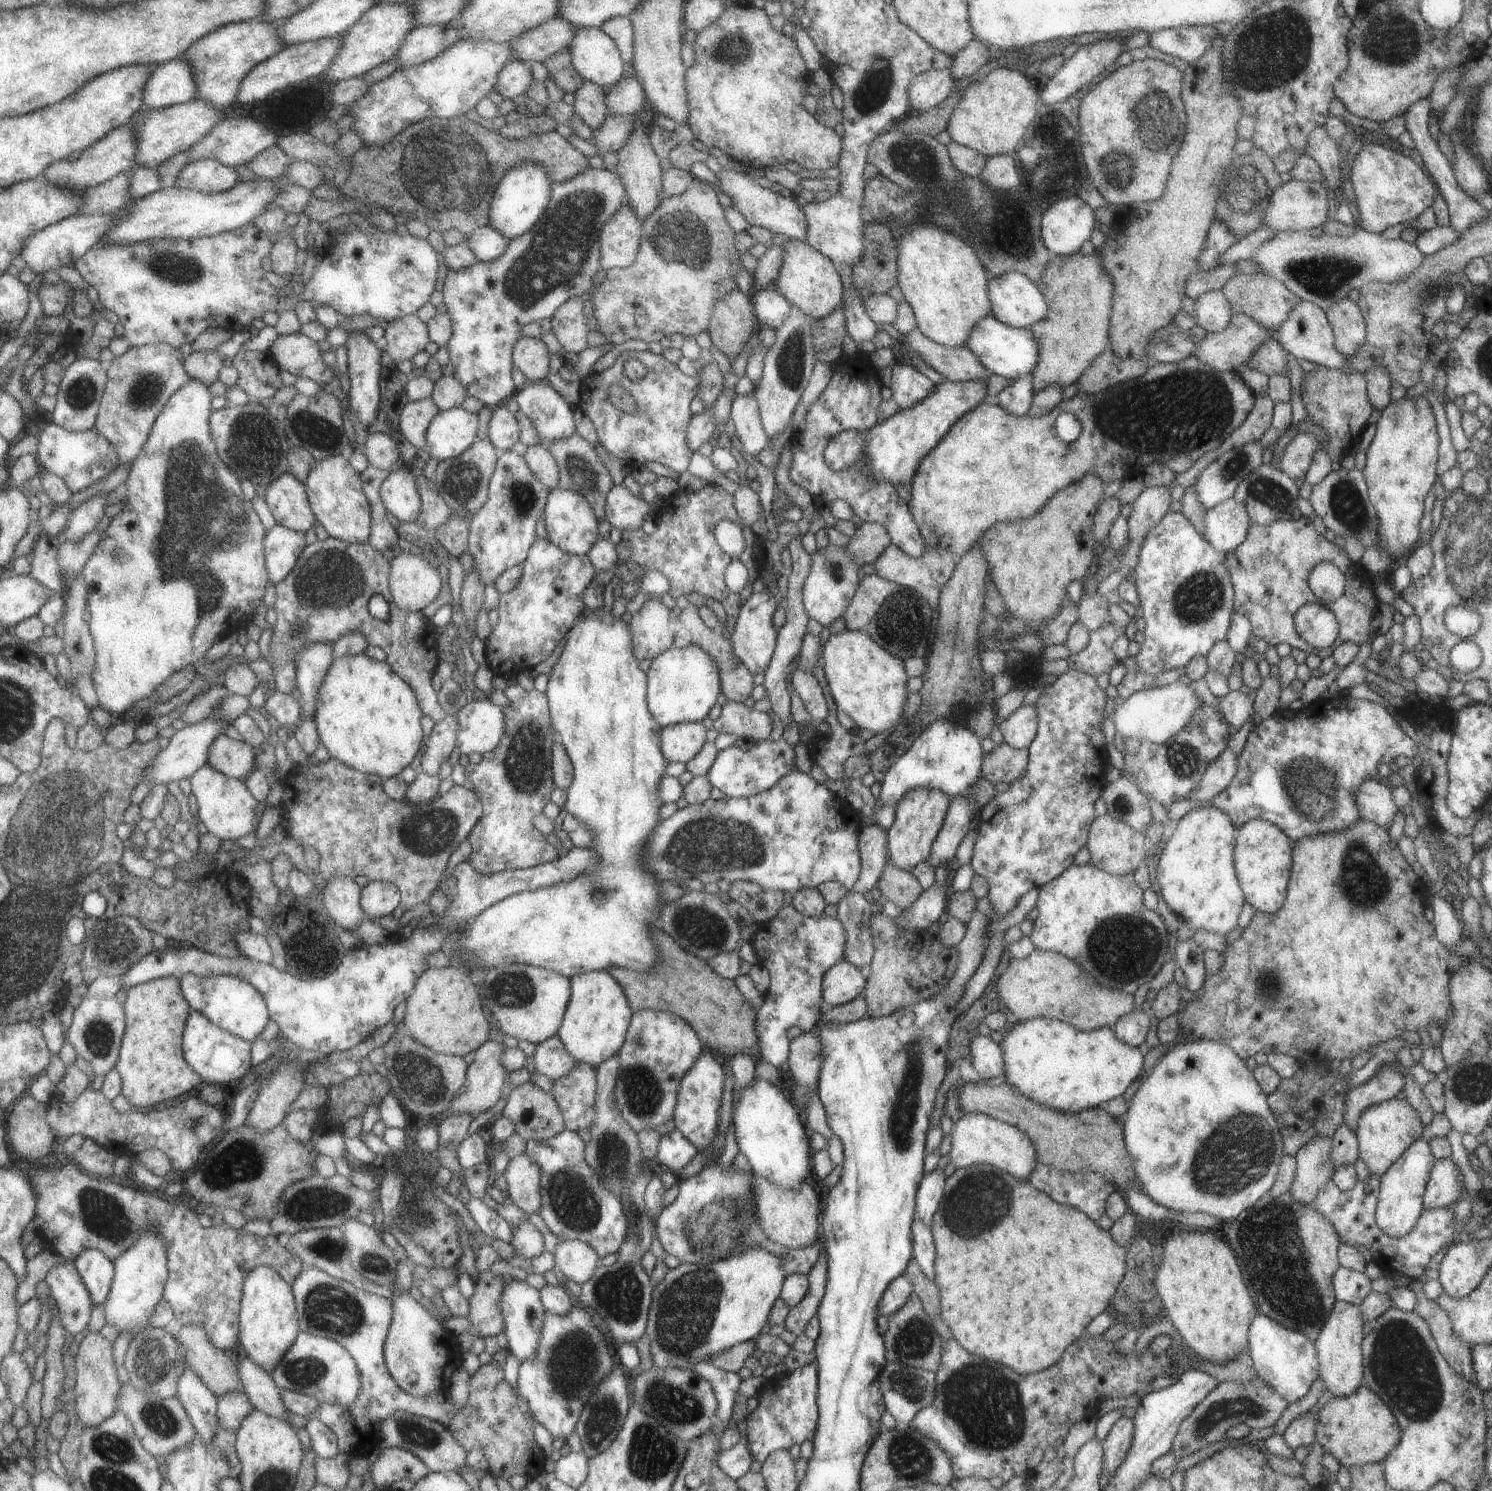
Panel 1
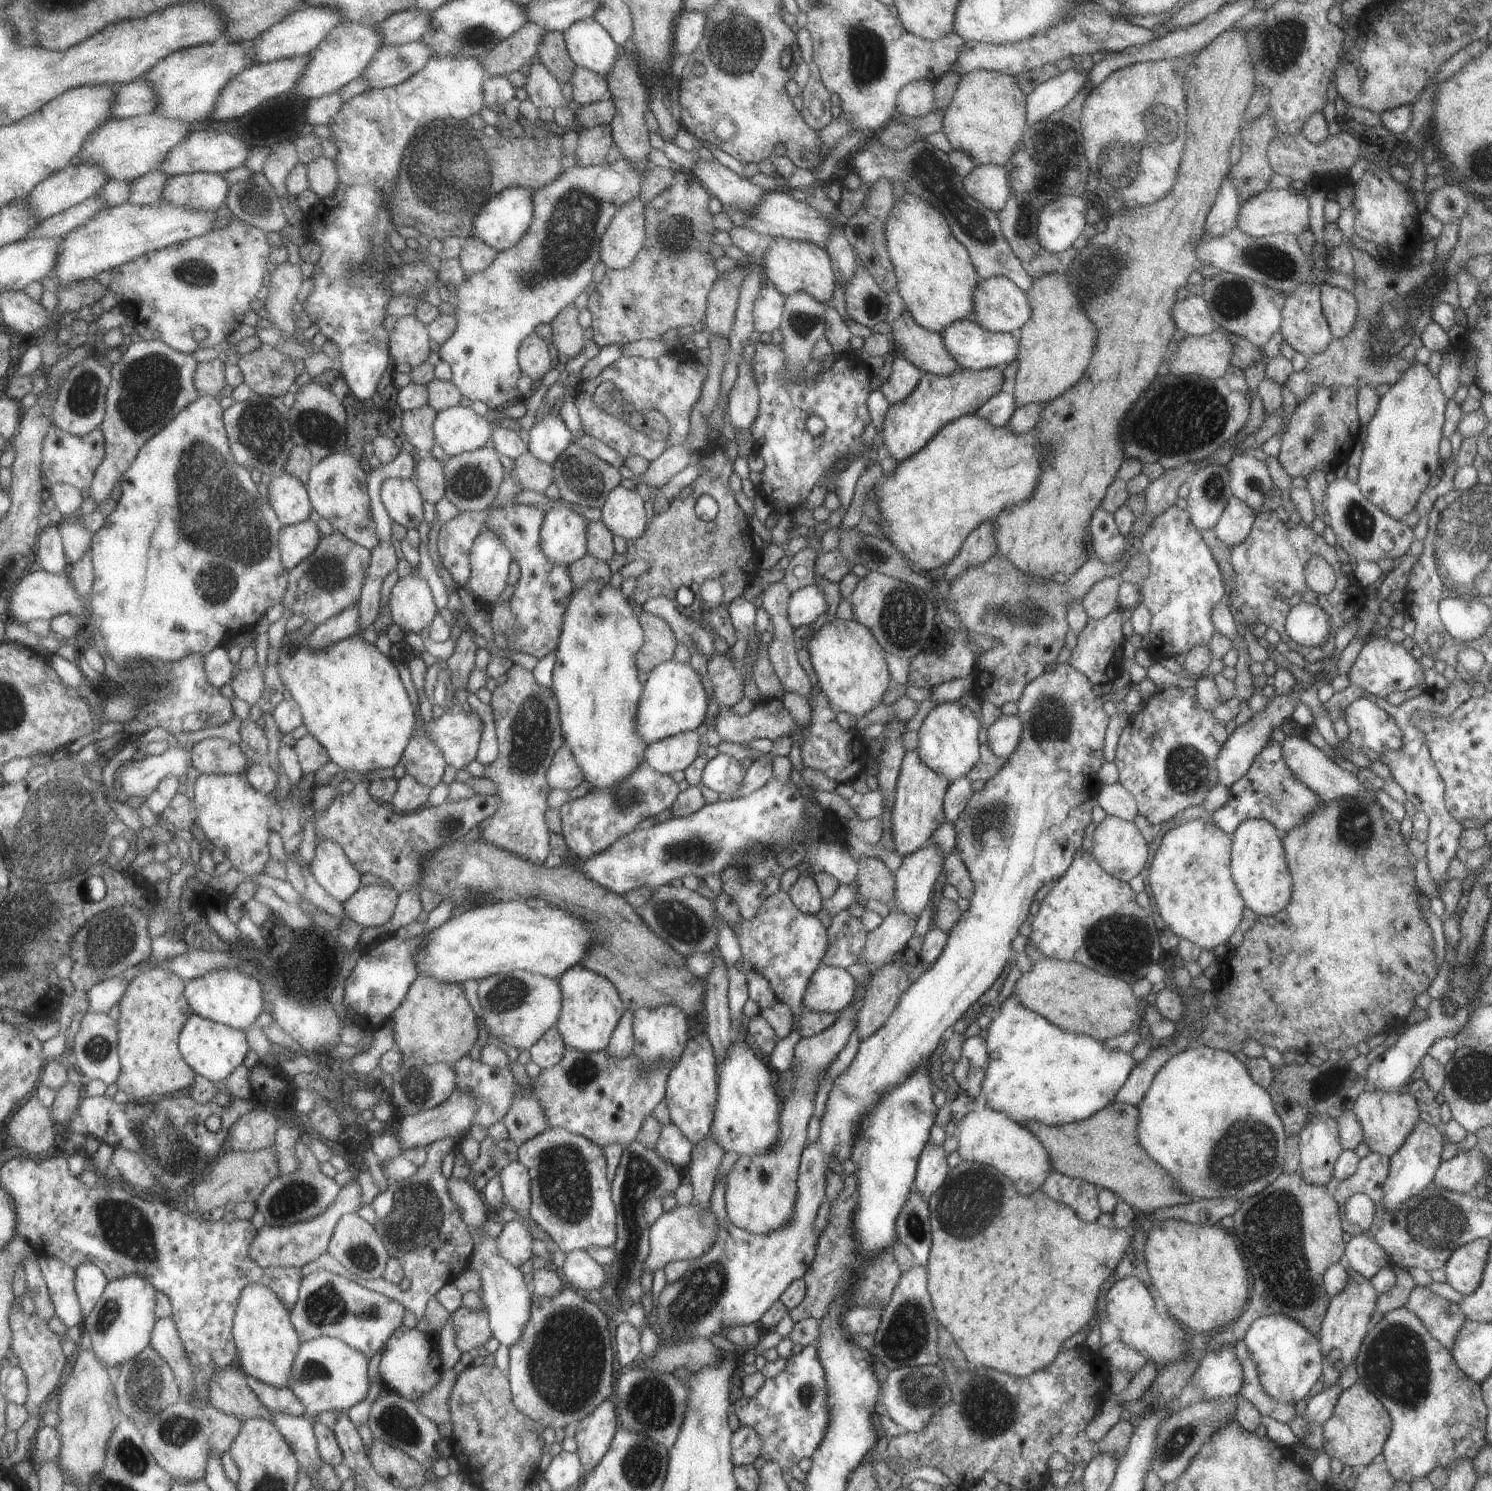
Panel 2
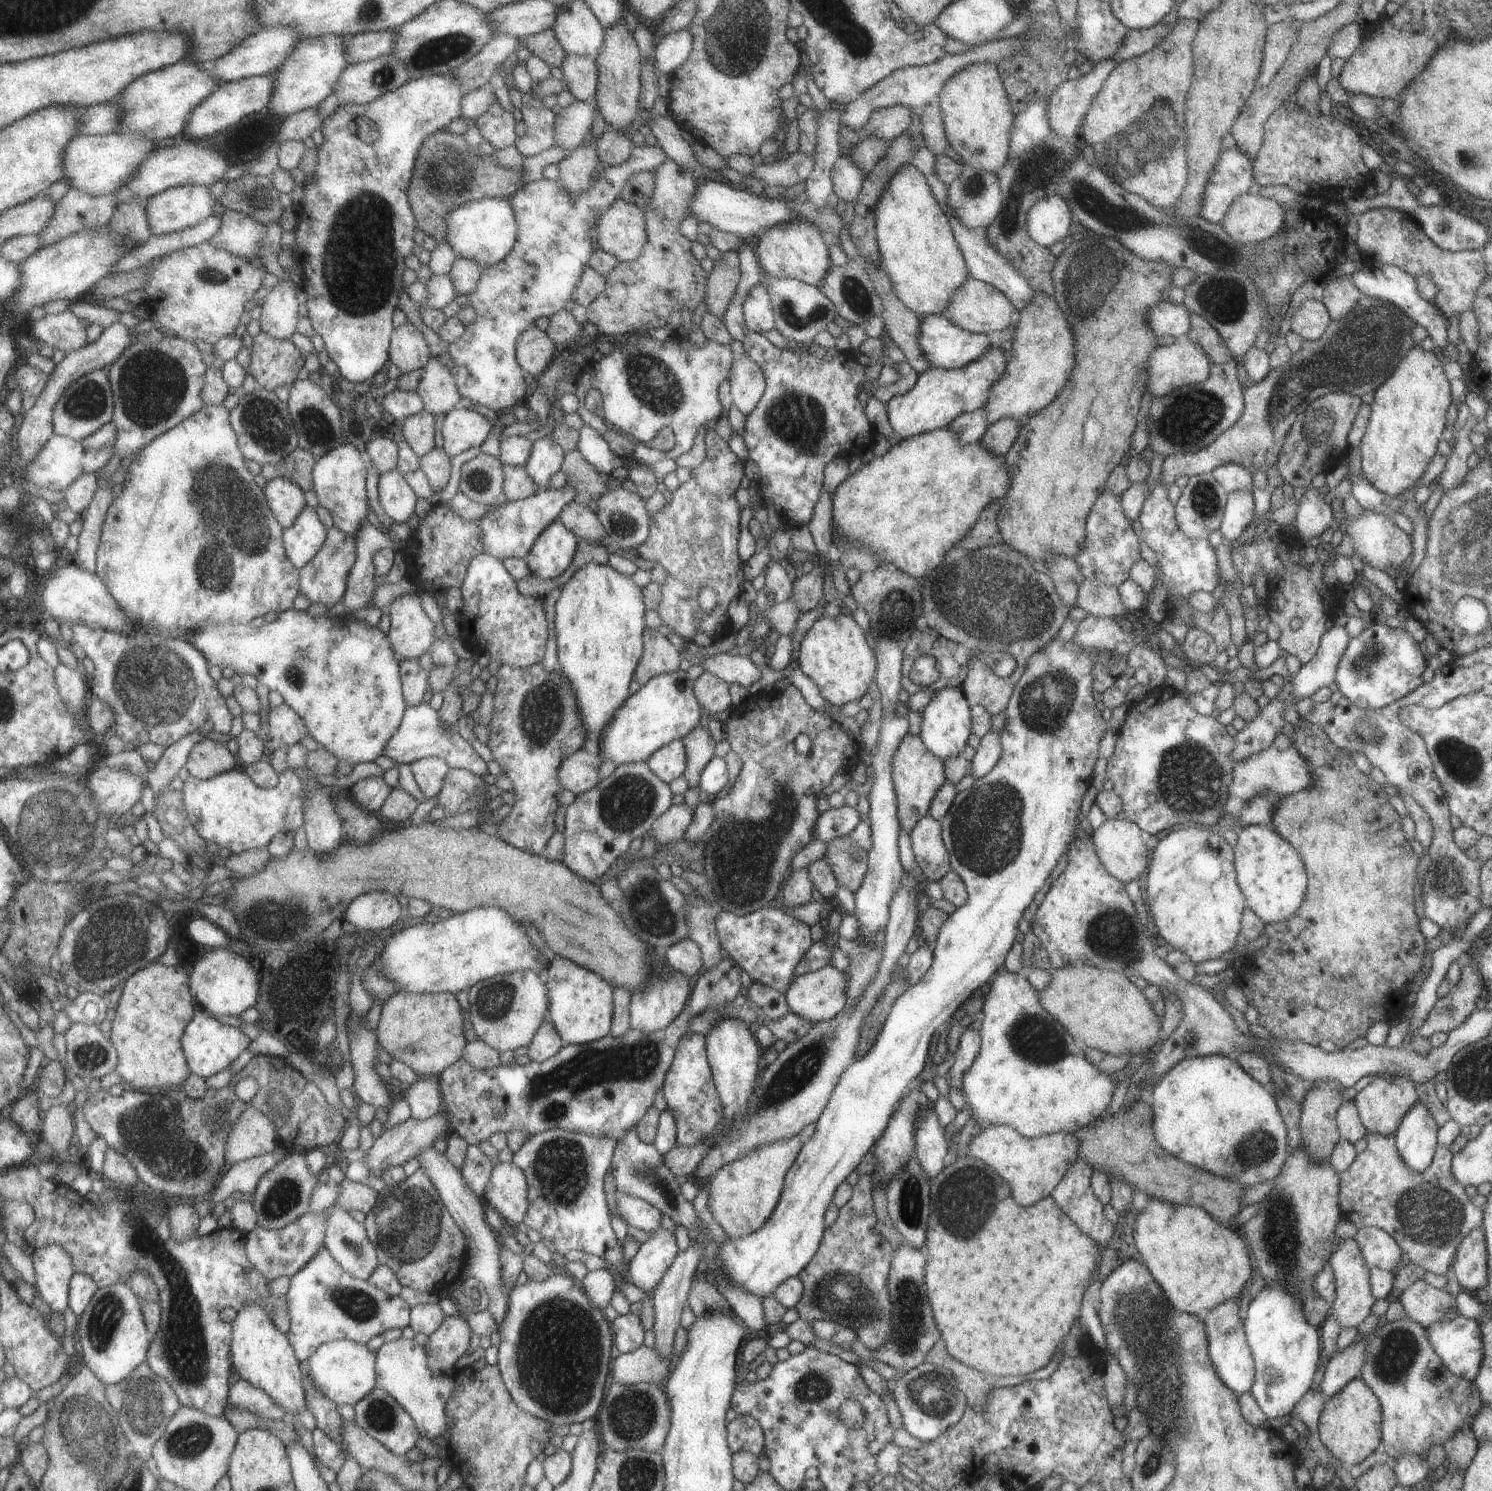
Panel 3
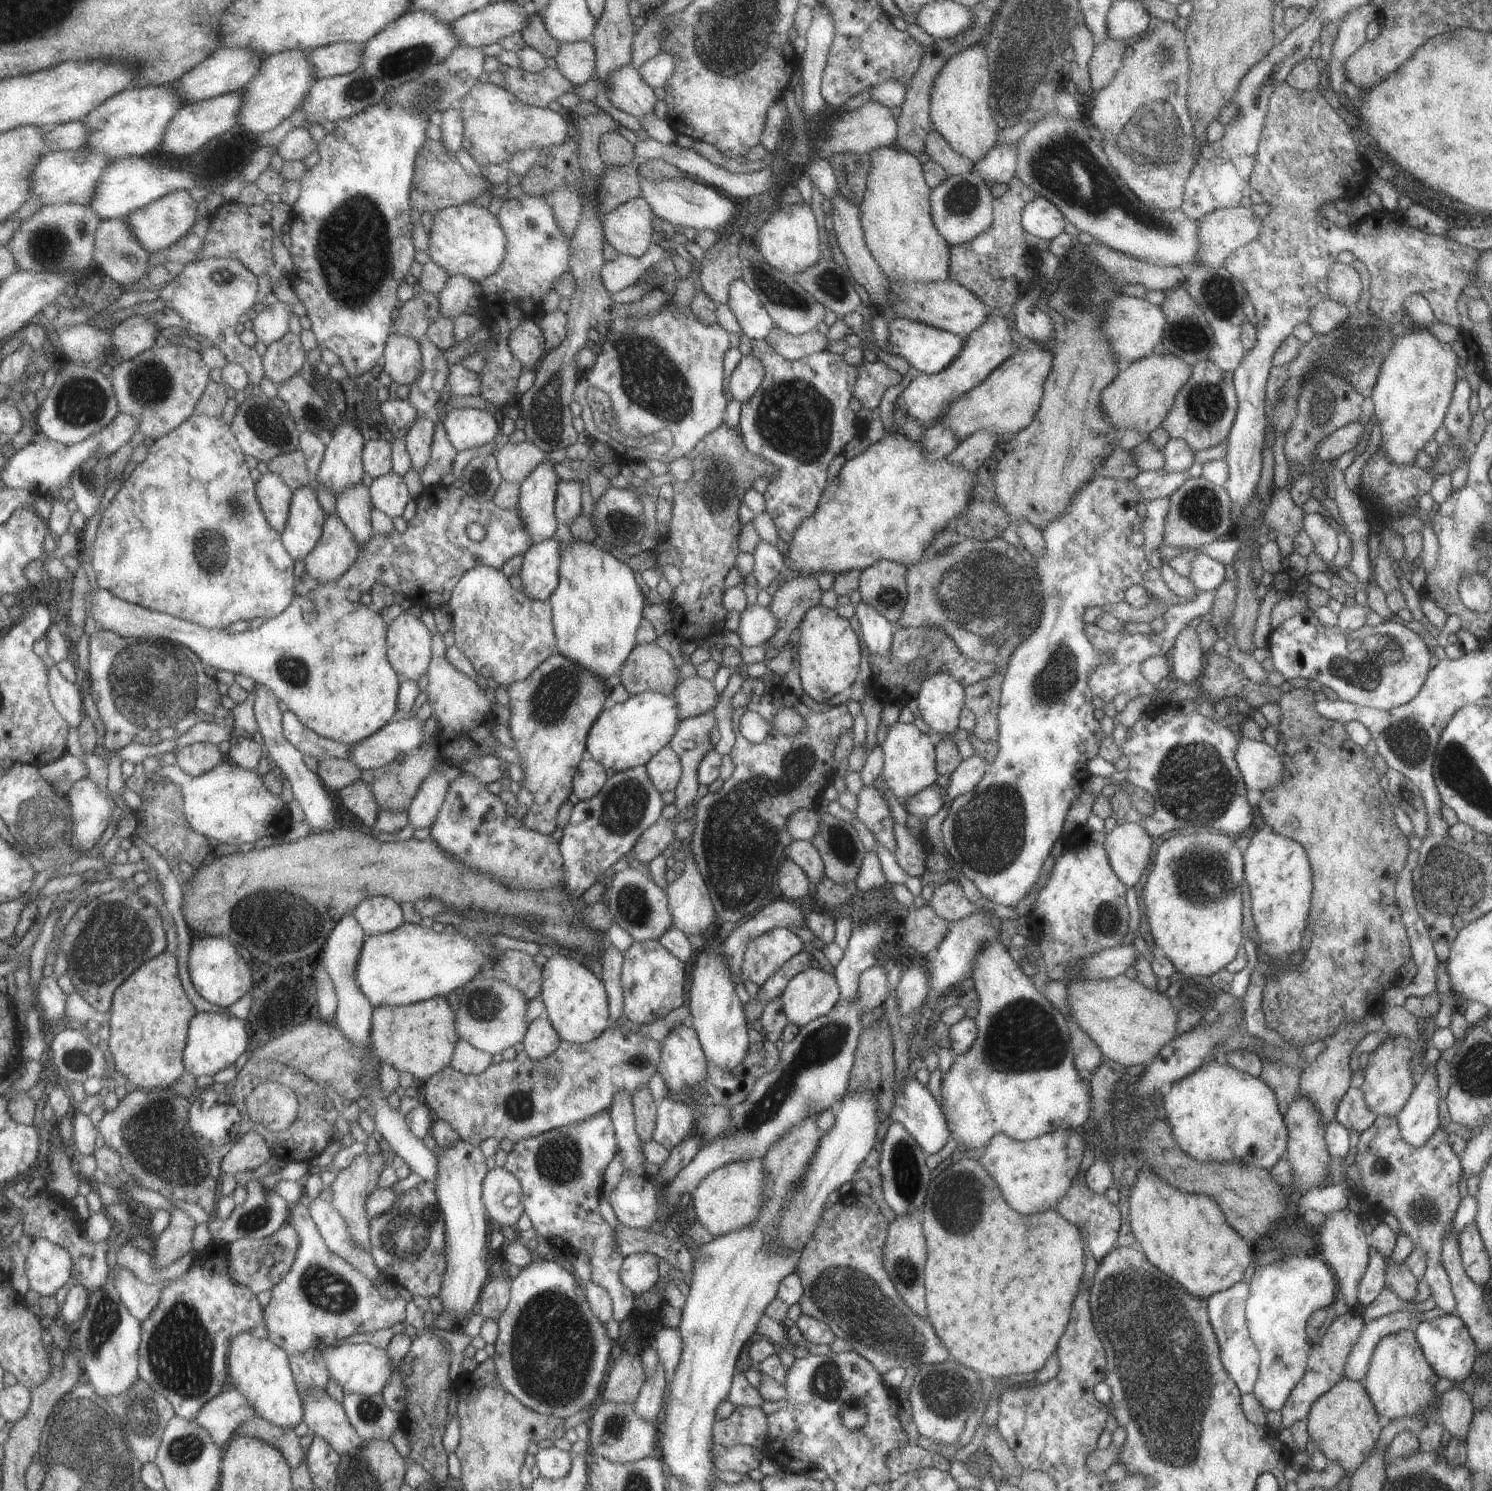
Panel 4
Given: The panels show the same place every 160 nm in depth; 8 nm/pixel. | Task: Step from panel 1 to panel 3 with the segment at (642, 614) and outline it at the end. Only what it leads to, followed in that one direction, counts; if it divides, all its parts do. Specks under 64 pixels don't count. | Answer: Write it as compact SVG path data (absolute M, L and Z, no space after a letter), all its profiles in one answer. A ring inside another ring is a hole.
M644 627L642 643L642 653L632 676L640 686L654 676L679 669L681 657L678 650L661 636L658 629Z

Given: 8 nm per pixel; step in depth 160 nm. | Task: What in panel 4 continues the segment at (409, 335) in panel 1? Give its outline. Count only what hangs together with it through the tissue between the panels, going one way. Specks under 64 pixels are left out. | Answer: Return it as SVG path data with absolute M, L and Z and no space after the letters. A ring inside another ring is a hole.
M399 333L391 334L383 356L383 370L392 381L411 386L419 380L424 356L420 341Z

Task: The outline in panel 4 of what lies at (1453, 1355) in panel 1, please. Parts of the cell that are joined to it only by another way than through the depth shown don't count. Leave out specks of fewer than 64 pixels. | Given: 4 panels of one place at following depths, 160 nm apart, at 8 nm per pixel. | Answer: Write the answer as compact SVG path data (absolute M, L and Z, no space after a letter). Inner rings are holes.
M1391 1256L1384 1258L1384 1288L1388 1288L1402 1301L1414 1300L1418 1280L1404 1262L1396 1263Z

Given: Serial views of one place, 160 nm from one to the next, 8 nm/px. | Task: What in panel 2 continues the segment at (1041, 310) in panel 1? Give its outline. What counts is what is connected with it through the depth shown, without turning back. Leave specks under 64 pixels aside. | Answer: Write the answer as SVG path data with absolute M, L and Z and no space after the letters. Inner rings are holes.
M989 277L979 280L972 294L974 312L971 320L977 323L983 330L992 333L1009 333L1011 330L1023 326L1030 315L1030 306L1024 293L1005 277Z

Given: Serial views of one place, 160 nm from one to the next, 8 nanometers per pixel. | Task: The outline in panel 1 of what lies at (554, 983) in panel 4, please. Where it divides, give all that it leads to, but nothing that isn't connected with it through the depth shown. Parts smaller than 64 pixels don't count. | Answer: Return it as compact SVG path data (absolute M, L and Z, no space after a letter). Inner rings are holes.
M591 971L570 976L570 997L566 1014L556 1035L576 1062L596 1067L603 1059L617 1053L624 1043L632 1015L619 983L606 971Z

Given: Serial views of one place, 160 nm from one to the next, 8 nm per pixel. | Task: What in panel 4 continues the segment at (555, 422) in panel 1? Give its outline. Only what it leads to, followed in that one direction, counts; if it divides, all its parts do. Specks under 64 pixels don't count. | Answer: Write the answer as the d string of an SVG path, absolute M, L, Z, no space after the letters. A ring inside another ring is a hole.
M548 458L543 459L519 484L516 510L520 525L530 534L530 544L555 537L554 498L558 481Z

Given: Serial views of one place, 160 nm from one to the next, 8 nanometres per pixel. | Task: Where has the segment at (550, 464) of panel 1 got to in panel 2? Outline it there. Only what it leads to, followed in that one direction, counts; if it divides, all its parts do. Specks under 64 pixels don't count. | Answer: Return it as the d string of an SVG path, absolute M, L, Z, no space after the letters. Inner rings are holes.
M527 450L514 458L512 477L521 490L544 493L547 486L553 482L553 470L551 465L539 462Z

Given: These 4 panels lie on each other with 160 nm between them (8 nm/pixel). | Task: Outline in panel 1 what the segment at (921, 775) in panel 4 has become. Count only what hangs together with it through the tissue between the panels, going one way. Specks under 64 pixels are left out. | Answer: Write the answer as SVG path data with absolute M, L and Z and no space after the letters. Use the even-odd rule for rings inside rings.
M917 787L909 789L894 804L893 824L886 830L886 851L891 864L897 869L907 869L927 860L931 843L942 827L951 798L937 789Z

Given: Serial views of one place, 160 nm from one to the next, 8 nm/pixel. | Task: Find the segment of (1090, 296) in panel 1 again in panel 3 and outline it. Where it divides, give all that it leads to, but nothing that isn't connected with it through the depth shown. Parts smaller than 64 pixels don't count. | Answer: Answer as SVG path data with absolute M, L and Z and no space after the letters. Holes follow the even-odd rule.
M1034 292L1028 305L1018 314L1010 359L1003 374L988 388L988 398L980 408L986 413L986 424L999 419L1017 419L1034 415L1047 406L1062 389L1073 368L1074 346L1068 322L1054 298Z

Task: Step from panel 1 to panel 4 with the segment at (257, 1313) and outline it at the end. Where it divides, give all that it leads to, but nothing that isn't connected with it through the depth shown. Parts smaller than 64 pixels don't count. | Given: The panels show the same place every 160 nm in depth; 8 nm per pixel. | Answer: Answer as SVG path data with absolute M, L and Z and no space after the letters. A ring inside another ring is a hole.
M250 1331L235 1337L229 1352L232 1385L250 1400L257 1416L275 1426L295 1430L304 1421L305 1402L290 1362L286 1350L269 1338L257 1338Z

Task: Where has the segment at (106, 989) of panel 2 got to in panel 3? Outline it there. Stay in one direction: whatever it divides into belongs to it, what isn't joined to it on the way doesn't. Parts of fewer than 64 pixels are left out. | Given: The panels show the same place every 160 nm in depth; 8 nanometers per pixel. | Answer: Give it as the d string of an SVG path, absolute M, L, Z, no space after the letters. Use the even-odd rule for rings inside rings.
M79 993L77 998L59 995L52 1000L56 1013L64 1011L72 1022L99 1025L107 1018L107 999L95 993Z

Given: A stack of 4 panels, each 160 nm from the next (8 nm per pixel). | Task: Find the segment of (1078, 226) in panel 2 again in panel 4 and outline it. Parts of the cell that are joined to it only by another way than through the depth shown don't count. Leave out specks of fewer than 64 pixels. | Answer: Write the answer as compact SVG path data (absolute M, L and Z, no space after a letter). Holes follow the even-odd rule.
M1039 195L1023 206L1020 215L1024 232L1048 241L1063 231L1066 222L1059 210Z

